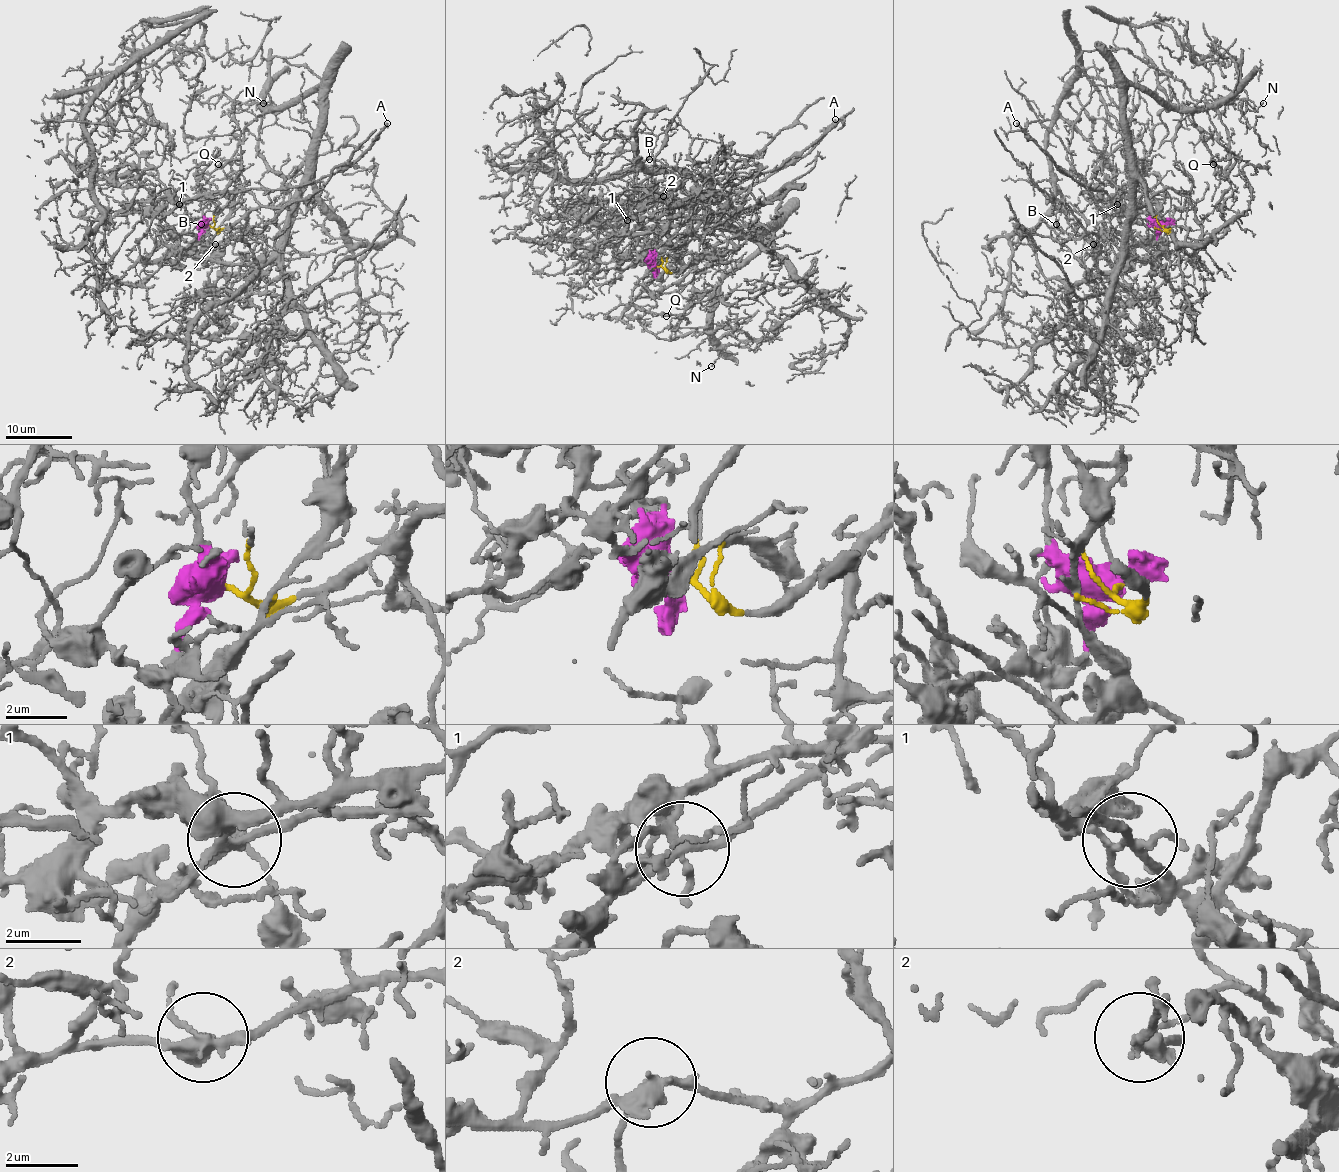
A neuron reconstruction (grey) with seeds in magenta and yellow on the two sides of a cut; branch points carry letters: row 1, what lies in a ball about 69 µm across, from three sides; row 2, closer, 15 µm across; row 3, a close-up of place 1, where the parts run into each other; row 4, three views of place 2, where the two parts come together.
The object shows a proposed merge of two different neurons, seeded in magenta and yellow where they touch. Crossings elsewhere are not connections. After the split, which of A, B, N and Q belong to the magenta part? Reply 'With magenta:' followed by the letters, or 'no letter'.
With magenta: A, B

